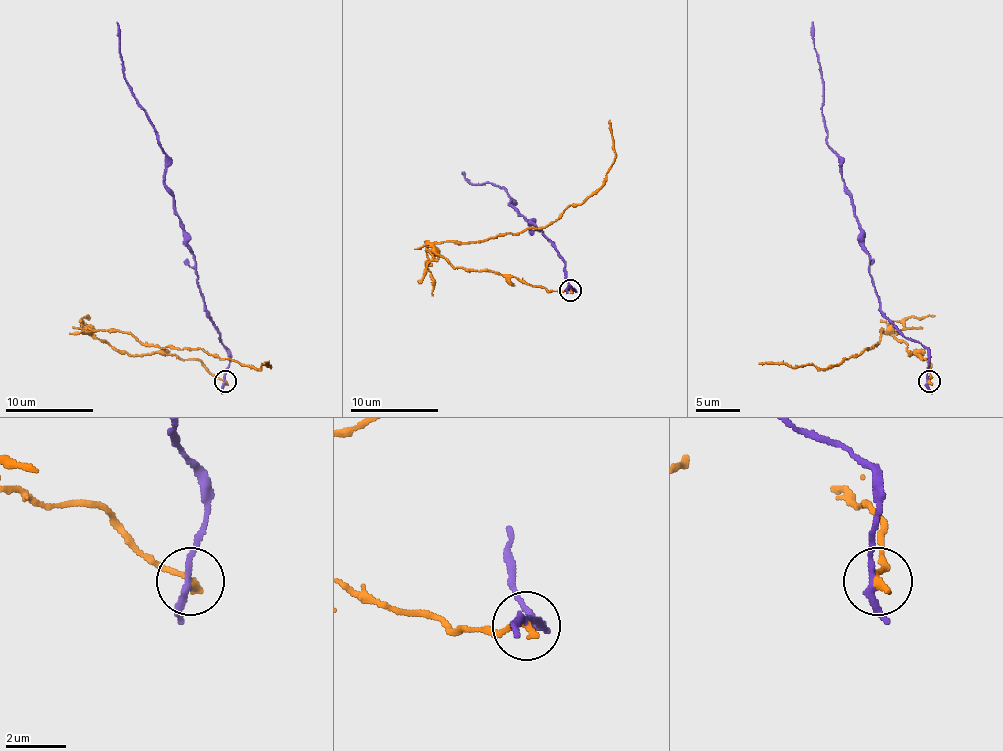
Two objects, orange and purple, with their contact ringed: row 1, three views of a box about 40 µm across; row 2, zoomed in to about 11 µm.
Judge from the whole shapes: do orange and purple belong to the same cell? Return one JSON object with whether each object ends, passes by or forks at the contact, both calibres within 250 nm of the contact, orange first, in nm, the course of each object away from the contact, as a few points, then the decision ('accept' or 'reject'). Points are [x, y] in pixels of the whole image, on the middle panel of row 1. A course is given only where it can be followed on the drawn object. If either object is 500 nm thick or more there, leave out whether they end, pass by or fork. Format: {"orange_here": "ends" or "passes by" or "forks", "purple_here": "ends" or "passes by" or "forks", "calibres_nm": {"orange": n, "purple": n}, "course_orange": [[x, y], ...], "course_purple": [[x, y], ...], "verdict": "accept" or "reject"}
{"orange_here": "ends", "purple_here": "passes by", "calibres_nm": {"orange": 240, "purple": 190}, "course_orange": [[570, 289], [548, 291], [502, 274], [462, 269], [436, 245], [546, 227], [583, 203], [614, 159], [610, 119]], "course_purple": [[570, 289], [575, 289], [568, 283], [566, 263], [550, 241], [511, 205], [502, 188], [469, 181], [462, 172]], "verdict": "reject"}

